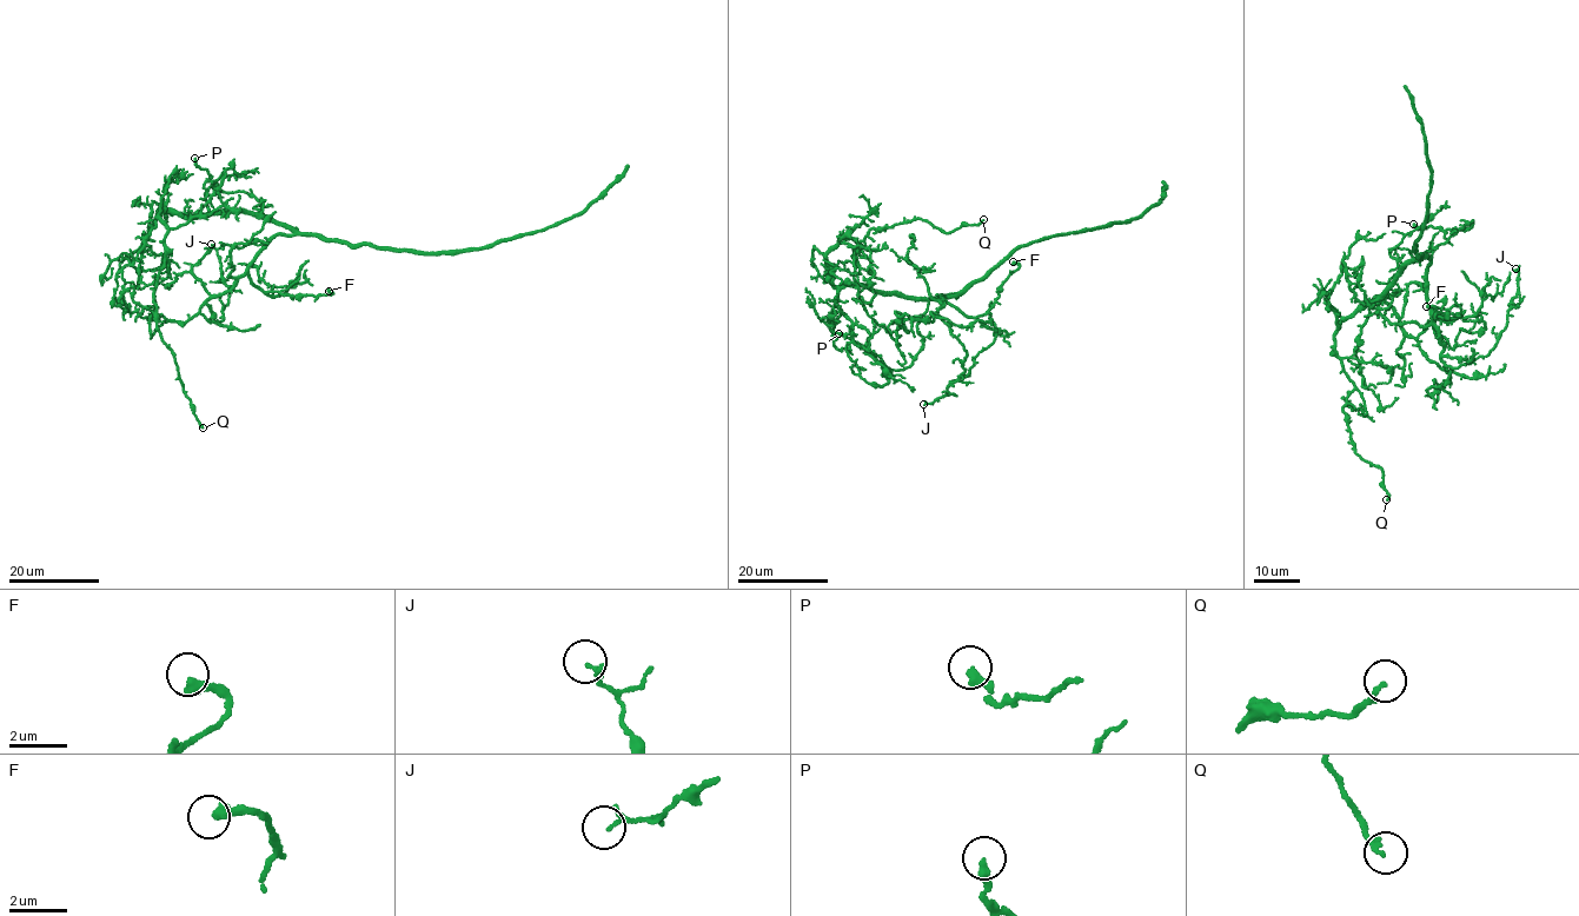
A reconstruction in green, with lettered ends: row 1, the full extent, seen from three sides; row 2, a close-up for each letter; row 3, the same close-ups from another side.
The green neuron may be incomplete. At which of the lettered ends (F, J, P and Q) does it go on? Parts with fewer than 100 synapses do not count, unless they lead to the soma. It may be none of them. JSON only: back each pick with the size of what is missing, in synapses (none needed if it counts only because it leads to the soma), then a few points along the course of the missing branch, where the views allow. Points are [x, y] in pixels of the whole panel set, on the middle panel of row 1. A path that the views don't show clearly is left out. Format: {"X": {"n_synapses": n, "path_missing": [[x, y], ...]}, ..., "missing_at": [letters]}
{"missing_at": []}

